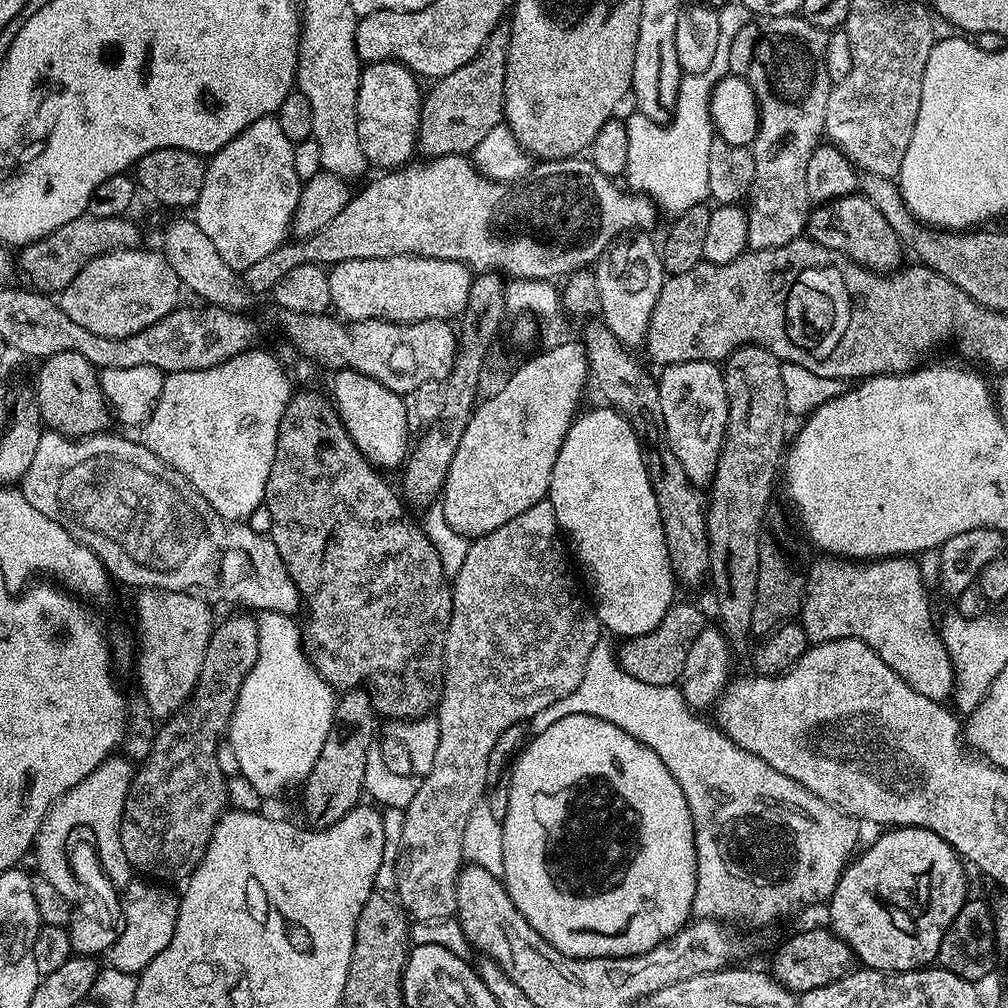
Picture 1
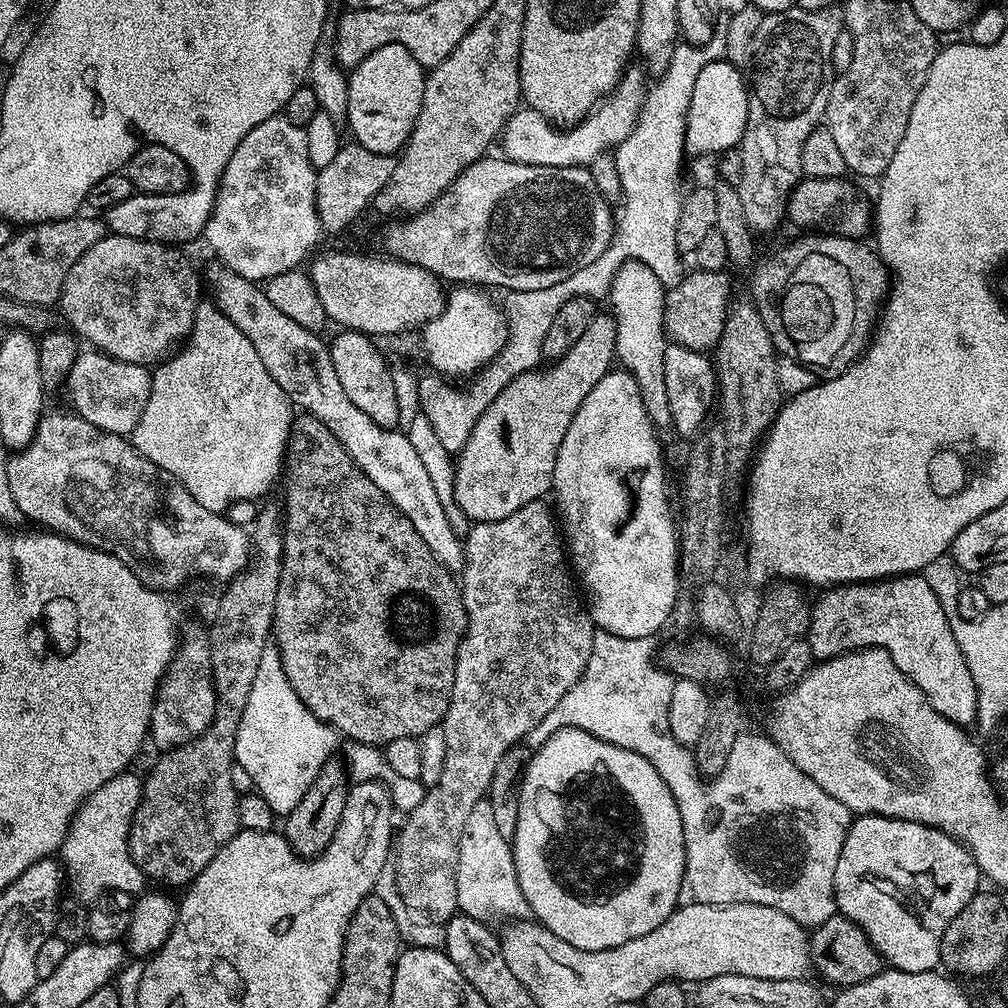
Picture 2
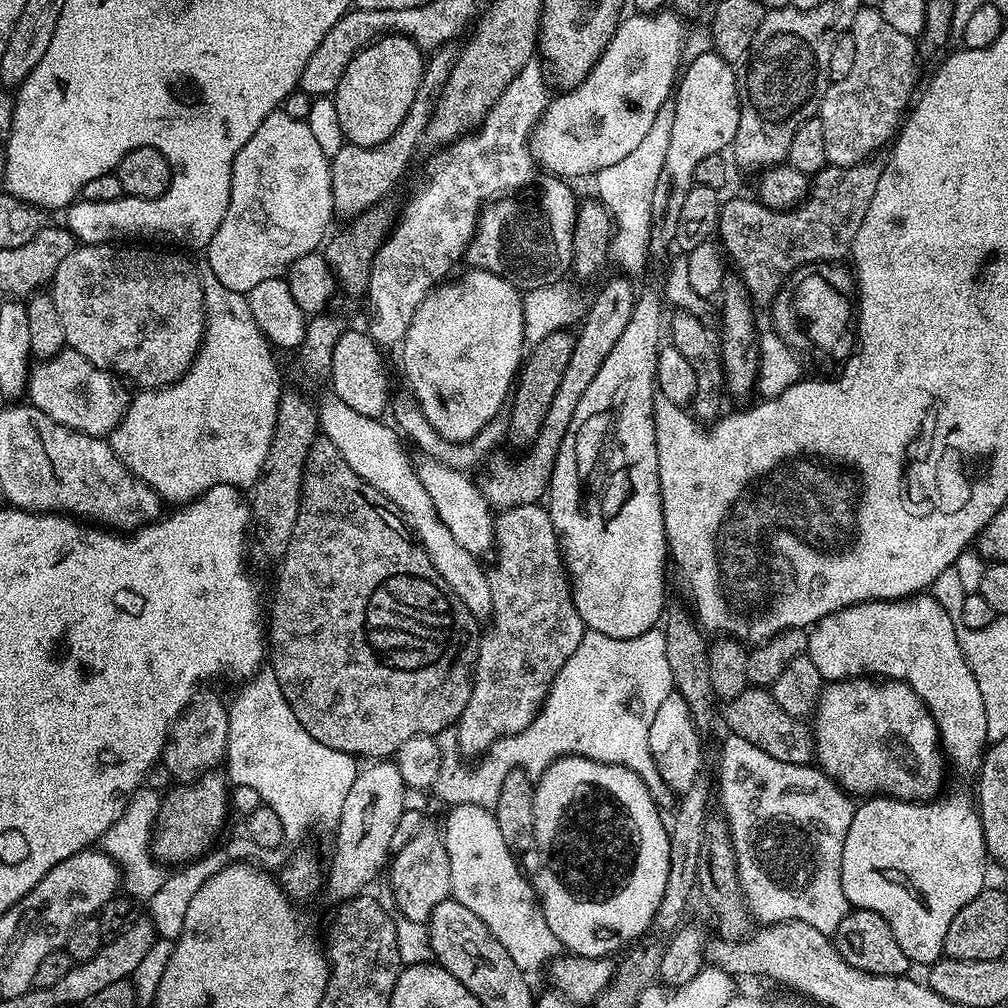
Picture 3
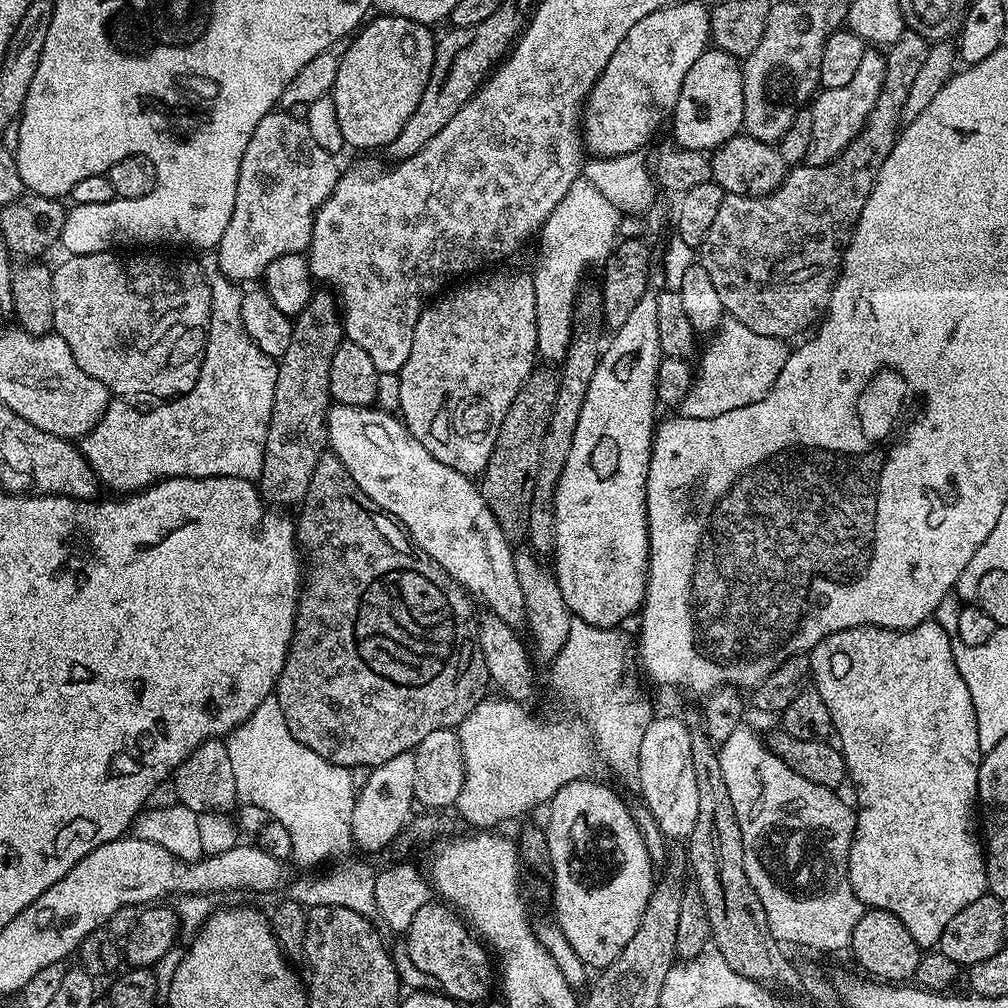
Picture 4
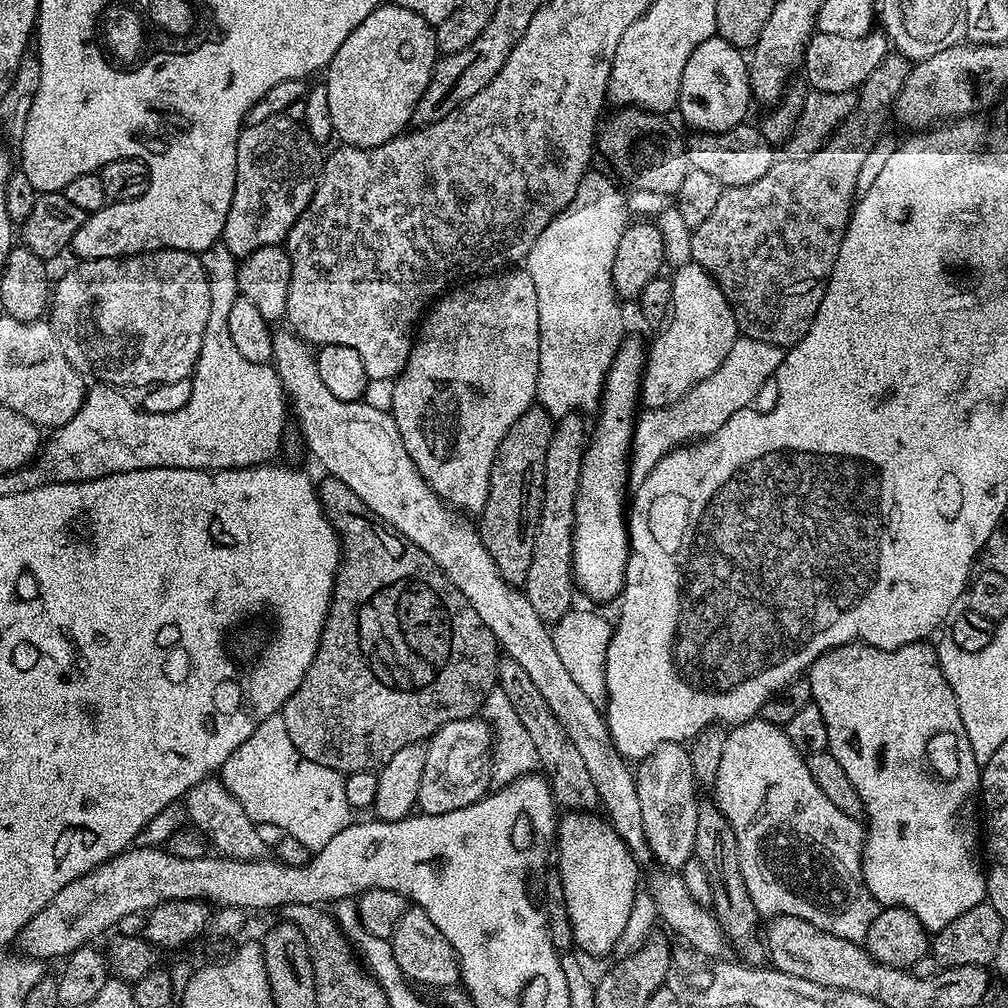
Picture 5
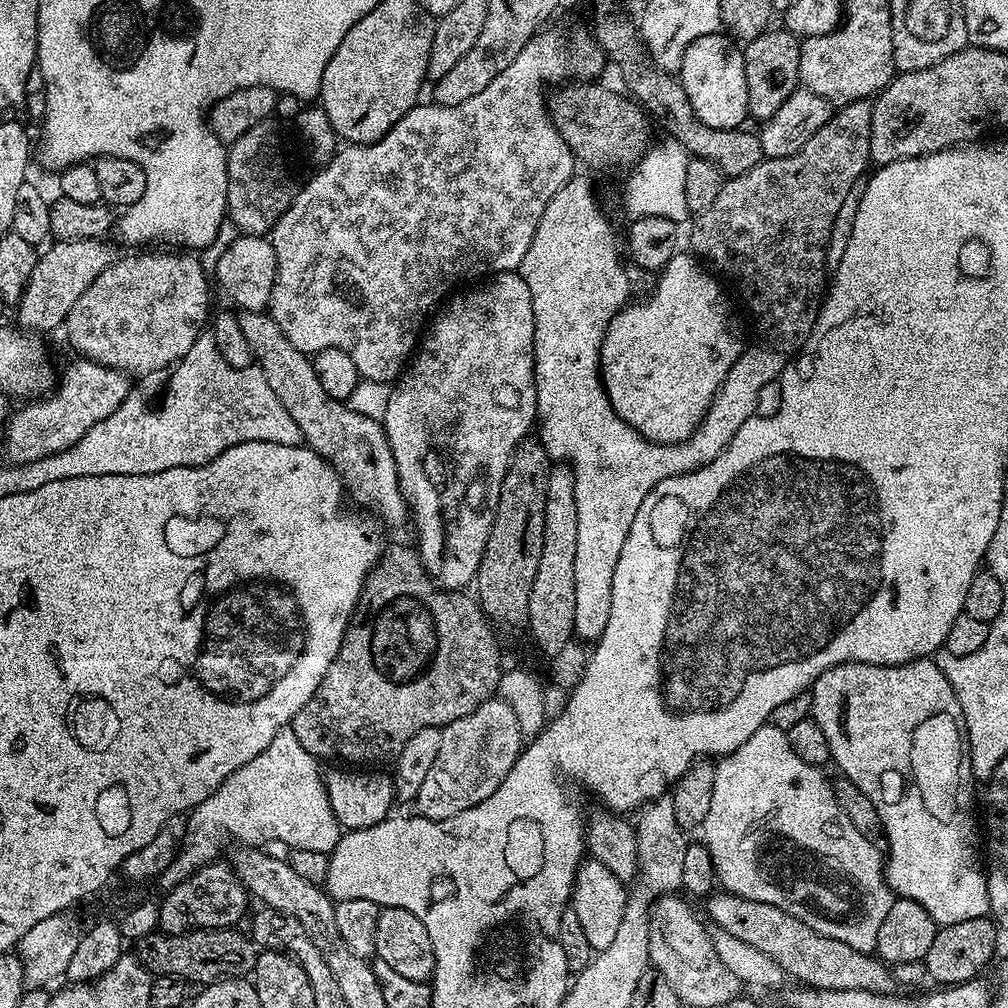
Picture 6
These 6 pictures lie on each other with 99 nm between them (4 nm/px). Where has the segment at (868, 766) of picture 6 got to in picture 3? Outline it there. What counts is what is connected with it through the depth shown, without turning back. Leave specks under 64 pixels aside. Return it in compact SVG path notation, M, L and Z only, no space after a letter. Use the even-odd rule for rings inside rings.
M917 594L906 600L863 600L861 604L851 604L849 608L832 612L812 625L806 655L814 666L818 666L818 674L824 682L887 678L908 685L934 718L936 729L940 731L940 747L951 767L953 764L960 772L975 773L989 743L986 706L982 702L982 690L978 690L978 678L974 678L962 654L962 646L958 646L956 626L957 621L952 620L930 594ZM952 792L927 802L874 796L855 805L850 830L844 835L840 877L849 905L886 918L909 962L927 966L944 956L946 930L954 914L986 887L984 867L989 864L980 814L969 793Z

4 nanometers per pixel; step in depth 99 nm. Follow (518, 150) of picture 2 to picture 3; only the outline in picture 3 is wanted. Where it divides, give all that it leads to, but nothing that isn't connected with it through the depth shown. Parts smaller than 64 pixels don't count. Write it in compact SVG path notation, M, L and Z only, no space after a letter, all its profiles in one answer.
M675 10L631 15L625 15L621 19L616 33L610 38L606 50L598 58L590 74L586 74L577 88L561 91L557 100L556 97L549 99L548 109L536 123L530 141L532 154L536 157L537 165L543 169L549 168L553 177L592 178L596 173L606 170L606 166L622 162L622 158L626 158L626 154L632 153L642 143L642 138L646 138L650 126L654 126L654 118L658 118L658 110L666 107L673 95L682 72L682 61L685 59L685 21Z

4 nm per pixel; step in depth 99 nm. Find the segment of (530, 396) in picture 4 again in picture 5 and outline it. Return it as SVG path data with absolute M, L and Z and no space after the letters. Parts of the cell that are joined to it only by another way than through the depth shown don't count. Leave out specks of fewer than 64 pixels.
M533 406L514 422L514 426L510 426L510 430L506 430L506 438L502 438L490 470L486 506L478 516L480 541L486 546L490 558L494 558L500 577L513 586L523 585L533 557L534 536L542 506L546 450L550 446L553 427L553 417L544 408Z

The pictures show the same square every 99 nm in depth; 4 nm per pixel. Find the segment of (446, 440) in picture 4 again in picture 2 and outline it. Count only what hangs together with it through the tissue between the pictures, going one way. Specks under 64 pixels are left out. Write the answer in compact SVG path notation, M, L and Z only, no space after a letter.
M456 286L447 293L444 308L424 325L424 356L433 373L471 377L480 372L488 361L493 360L507 340L507 322L504 309L488 296L480 286Z

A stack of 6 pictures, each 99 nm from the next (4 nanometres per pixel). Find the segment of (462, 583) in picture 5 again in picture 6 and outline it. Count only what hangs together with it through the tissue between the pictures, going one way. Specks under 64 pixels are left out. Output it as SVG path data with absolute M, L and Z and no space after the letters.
M241 311L239 317L255 367L266 374L270 390L278 394L278 402L282 402L290 418L298 422L303 443L332 465L344 481L351 499L353 496L358 503L365 504L369 508L365 509L381 521L384 519L388 524L407 525L410 520L408 504L400 489L394 454L390 450L383 423L358 414L343 400L331 400L326 390L322 390L318 374L314 374L309 353L298 350L298 346L289 342L286 334L282 334L282 326L278 326L278 322L274 322L267 311Z

